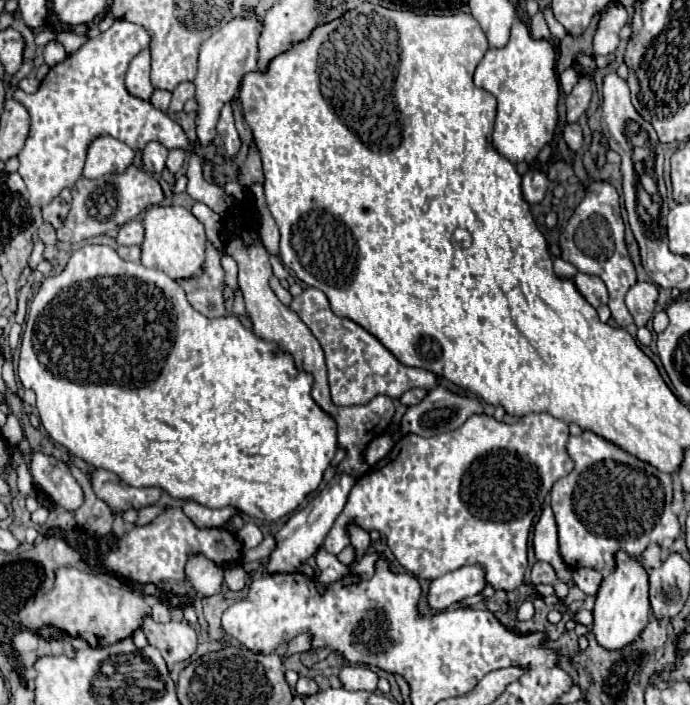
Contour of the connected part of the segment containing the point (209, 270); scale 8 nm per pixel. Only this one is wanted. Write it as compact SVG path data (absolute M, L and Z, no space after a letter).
M208 244L206 248L206 264L204 274L198 280L182 280L180 286L184 288L188 302L194 310L208 318L224 316L224 300L222 300L222 286L224 286L224 270L220 266L220 252Z

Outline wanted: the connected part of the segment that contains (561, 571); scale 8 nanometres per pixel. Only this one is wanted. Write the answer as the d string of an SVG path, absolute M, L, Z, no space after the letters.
M544 506L542 516L534 526L534 552L538 560L552 564L562 582L568 582L572 578L572 570L566 566L558 548L558 528L550 506Z

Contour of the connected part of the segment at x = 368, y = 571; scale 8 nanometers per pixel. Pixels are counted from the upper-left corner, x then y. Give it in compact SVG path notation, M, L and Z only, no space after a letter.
M368 554L364 556L360 562L354 562L350 564L350 572L352 574L358 574L362 578L370 578L374 574L374 562L378 560L378 554Z

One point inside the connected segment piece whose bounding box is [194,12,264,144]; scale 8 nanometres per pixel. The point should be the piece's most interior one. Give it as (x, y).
(228, 54)

